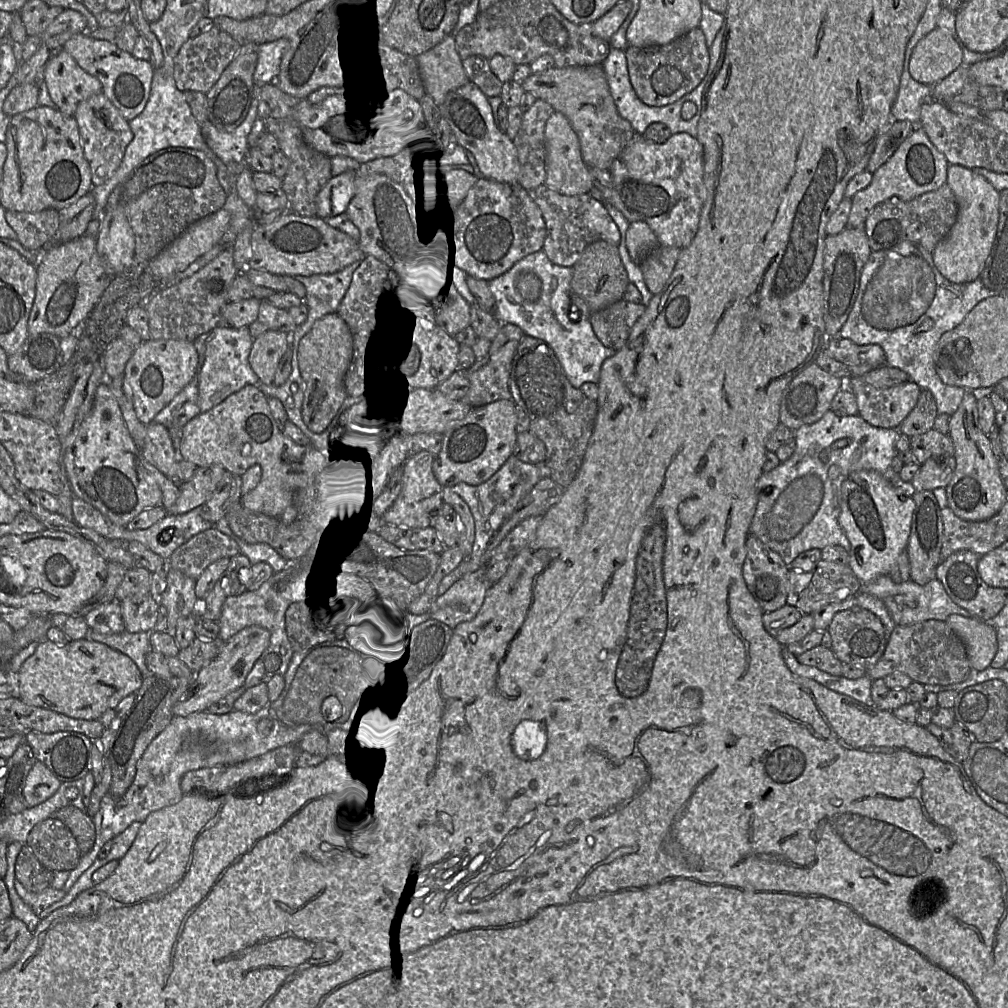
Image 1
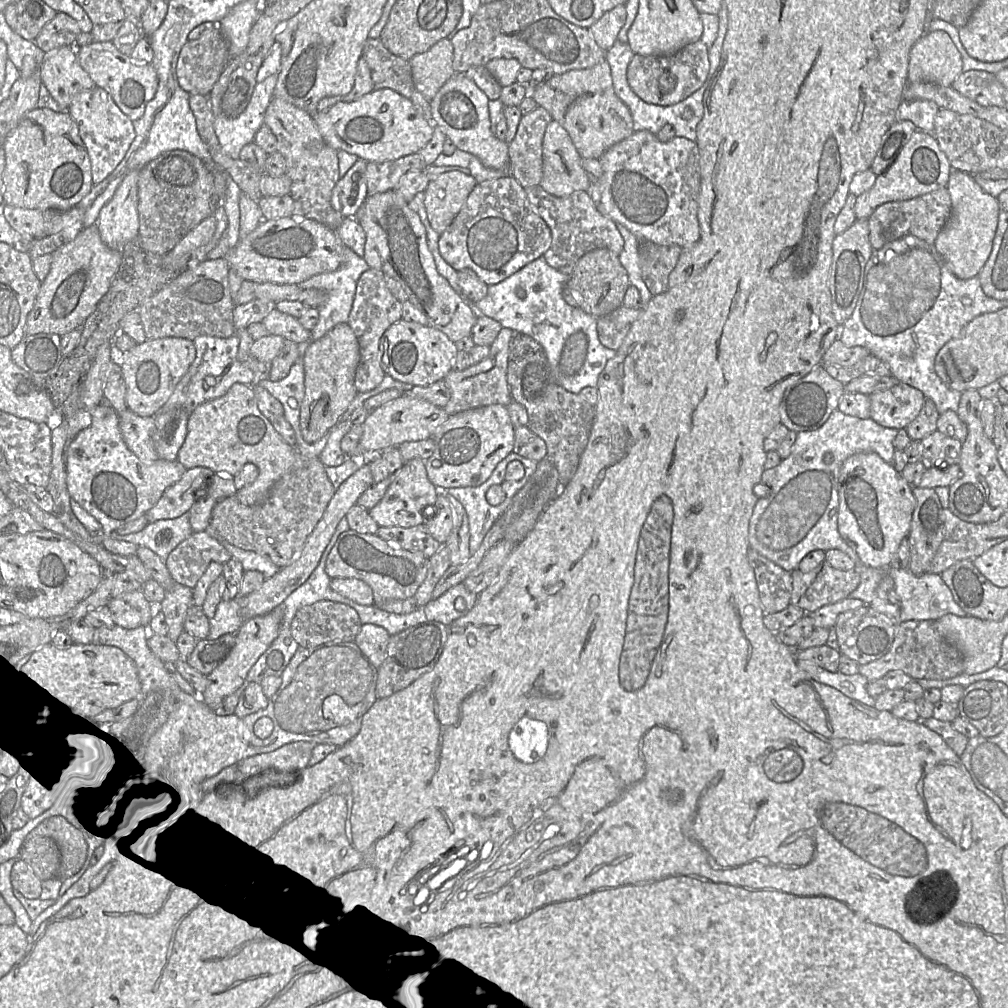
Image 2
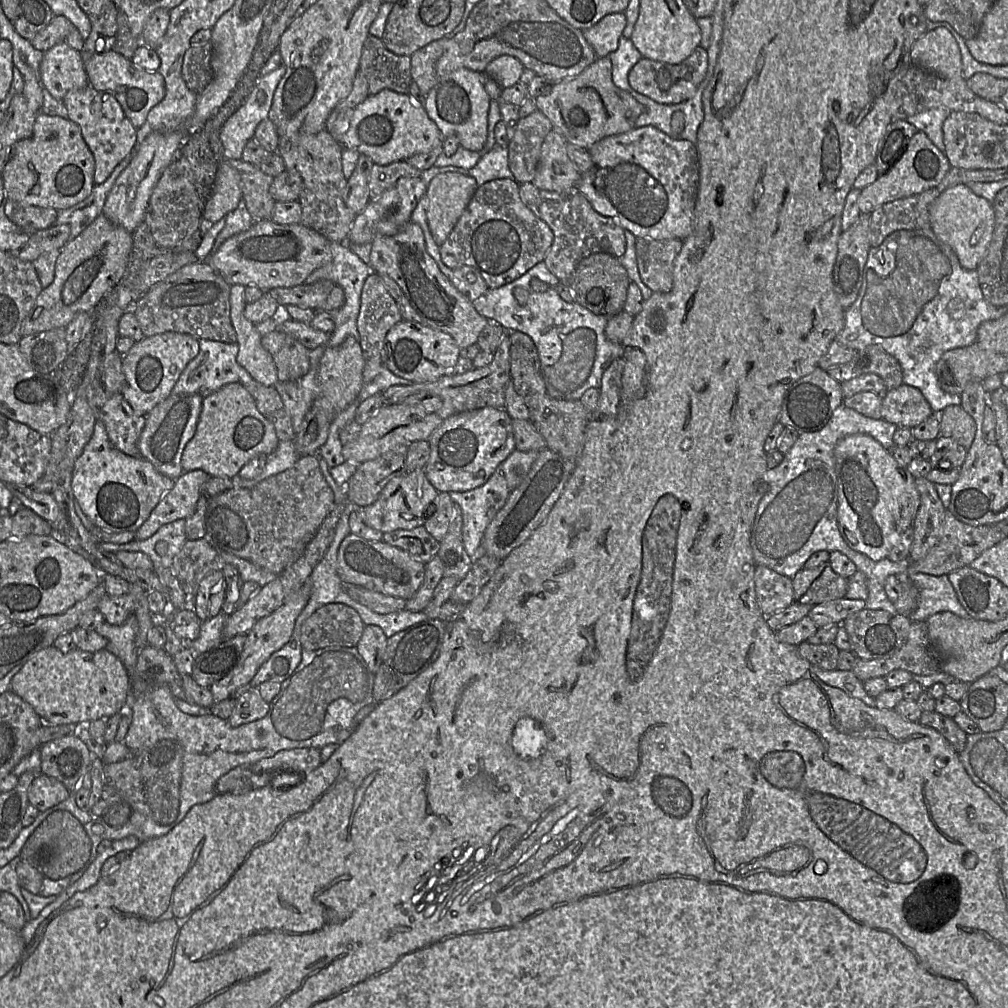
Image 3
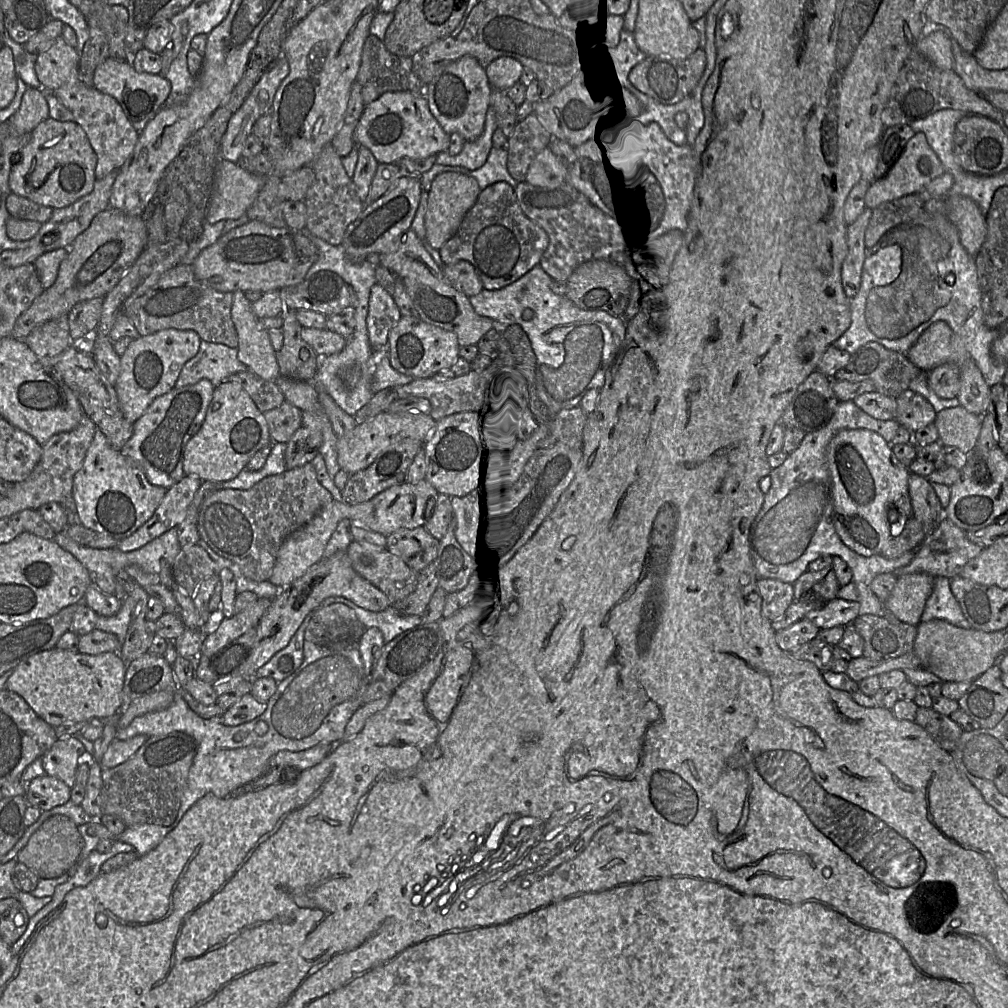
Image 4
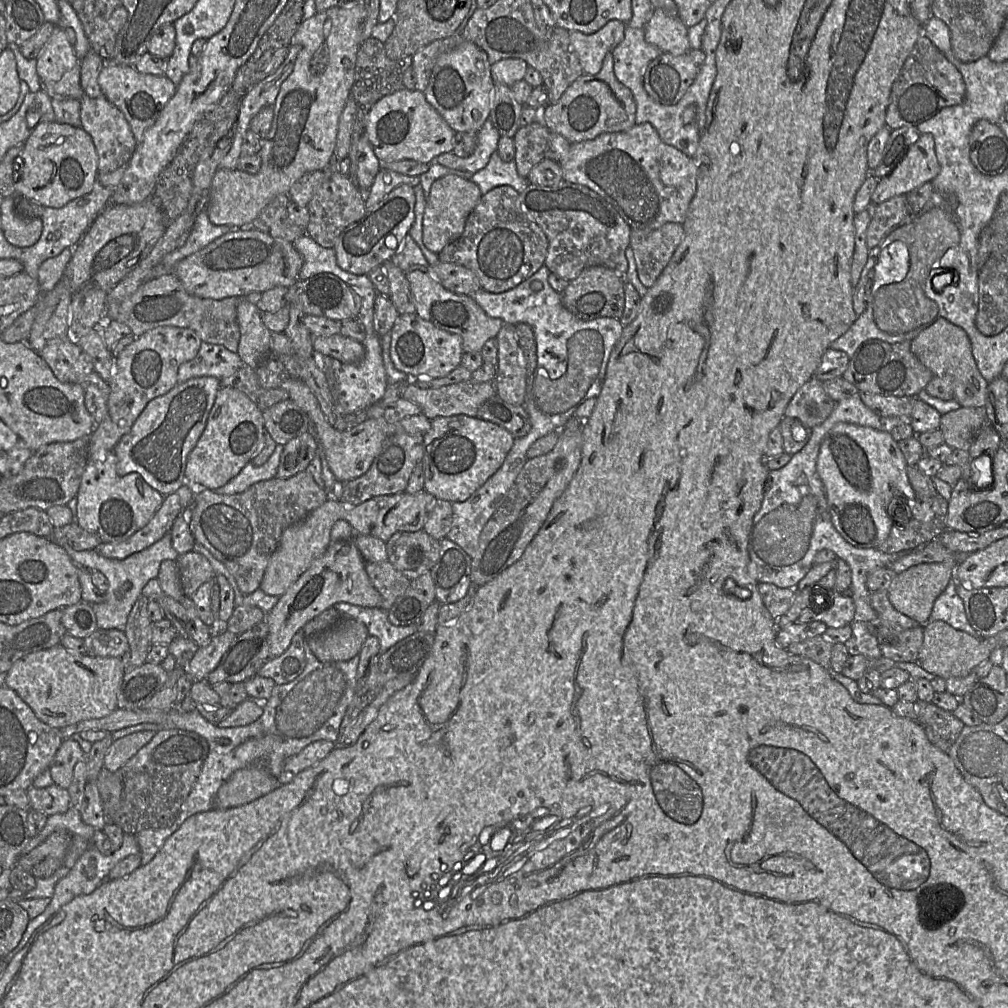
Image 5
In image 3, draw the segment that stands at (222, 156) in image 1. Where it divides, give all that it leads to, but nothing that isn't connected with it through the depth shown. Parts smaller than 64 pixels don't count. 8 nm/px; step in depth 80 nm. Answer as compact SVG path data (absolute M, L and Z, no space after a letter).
M282 63L272 72L260 76L246 101L223 124L219 133L223 157L242 159L243 149L246 143L254 138L257 125L269 118L275 90L285 71Z

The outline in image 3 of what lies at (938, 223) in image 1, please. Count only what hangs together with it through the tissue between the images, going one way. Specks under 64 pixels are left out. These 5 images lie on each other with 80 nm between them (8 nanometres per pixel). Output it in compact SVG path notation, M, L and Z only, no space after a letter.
M936 187L919 194L886 202L870 213L869 243L880 245L891 233L931 228L929 206L940 192Z

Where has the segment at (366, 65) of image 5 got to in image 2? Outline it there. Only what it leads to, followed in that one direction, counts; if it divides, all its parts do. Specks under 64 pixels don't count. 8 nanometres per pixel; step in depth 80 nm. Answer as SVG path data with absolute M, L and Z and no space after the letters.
M368 38L363 56L371 71L374 89L390 88L410 98L415 85L410 60L389 51L380 38Z

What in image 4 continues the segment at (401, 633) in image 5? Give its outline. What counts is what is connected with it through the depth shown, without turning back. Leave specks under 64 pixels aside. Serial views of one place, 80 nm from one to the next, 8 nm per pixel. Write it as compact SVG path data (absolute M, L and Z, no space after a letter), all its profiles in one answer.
M352 601L351 603L343 602L343 604L354 610L358 619L366 628L379 628L385 643L421 624L421 615L400 615L392 605L383 611L372 612L359 607Z

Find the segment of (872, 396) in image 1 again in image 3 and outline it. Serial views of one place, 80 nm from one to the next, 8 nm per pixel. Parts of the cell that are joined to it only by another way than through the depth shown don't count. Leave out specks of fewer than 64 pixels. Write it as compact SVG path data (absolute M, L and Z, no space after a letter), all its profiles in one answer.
M901 384L882 394L881 415L885 421L898 427L914 428L933 413L921 391Z

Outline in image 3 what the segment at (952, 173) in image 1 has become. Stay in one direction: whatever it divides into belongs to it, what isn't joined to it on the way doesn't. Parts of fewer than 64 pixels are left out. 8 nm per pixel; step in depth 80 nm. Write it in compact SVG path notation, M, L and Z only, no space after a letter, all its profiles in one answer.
M966 184L951 186L938 195L929 206L931 229L938 240L949 245L966 270L976 270L987 253L995 223L993 204L976 195Z

